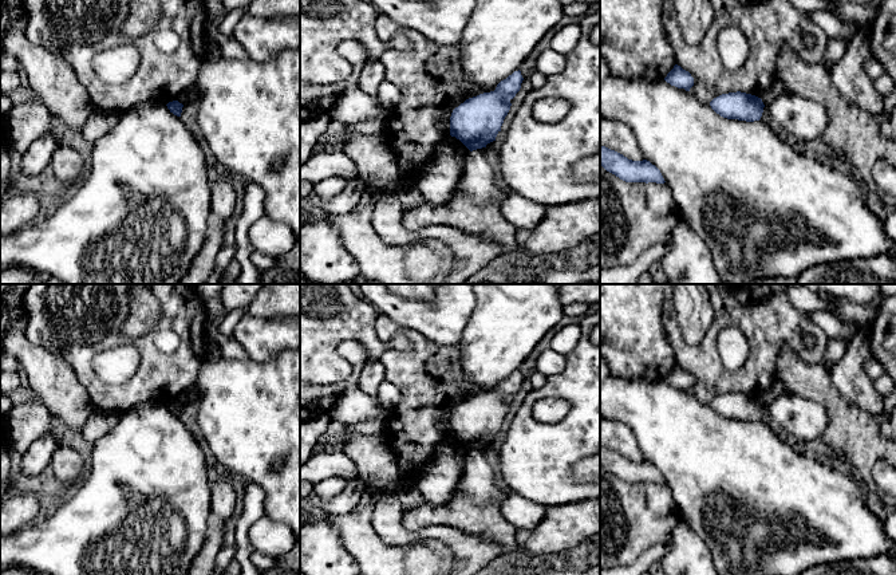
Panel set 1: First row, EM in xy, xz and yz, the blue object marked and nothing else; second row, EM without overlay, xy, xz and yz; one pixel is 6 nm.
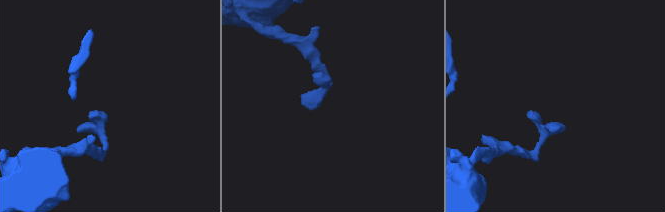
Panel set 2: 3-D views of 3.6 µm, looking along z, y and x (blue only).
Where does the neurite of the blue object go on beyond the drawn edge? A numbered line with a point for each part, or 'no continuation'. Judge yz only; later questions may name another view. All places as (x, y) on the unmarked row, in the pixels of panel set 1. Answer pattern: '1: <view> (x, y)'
no continuation

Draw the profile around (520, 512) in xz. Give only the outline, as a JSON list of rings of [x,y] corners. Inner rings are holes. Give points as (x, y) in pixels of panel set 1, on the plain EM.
[[[512,493],[500,504],[500,511],[504,519],[516,528],[533,528],[546,515],[548,505]]]

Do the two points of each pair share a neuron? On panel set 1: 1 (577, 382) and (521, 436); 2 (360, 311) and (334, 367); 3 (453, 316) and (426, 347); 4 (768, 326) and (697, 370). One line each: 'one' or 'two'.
1: one
2: one
3: two
4: one

